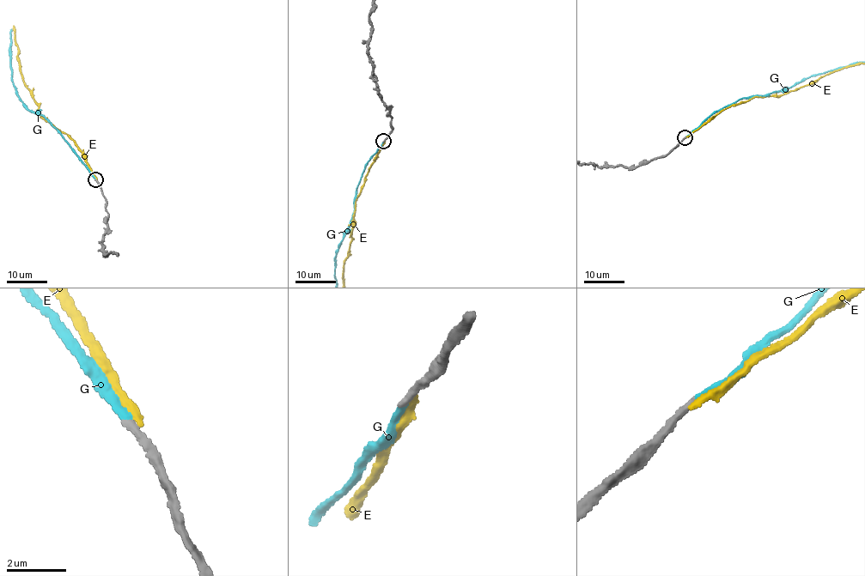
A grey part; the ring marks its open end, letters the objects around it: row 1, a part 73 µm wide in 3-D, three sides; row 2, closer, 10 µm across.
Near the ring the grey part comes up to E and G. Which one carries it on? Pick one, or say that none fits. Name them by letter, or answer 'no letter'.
G

